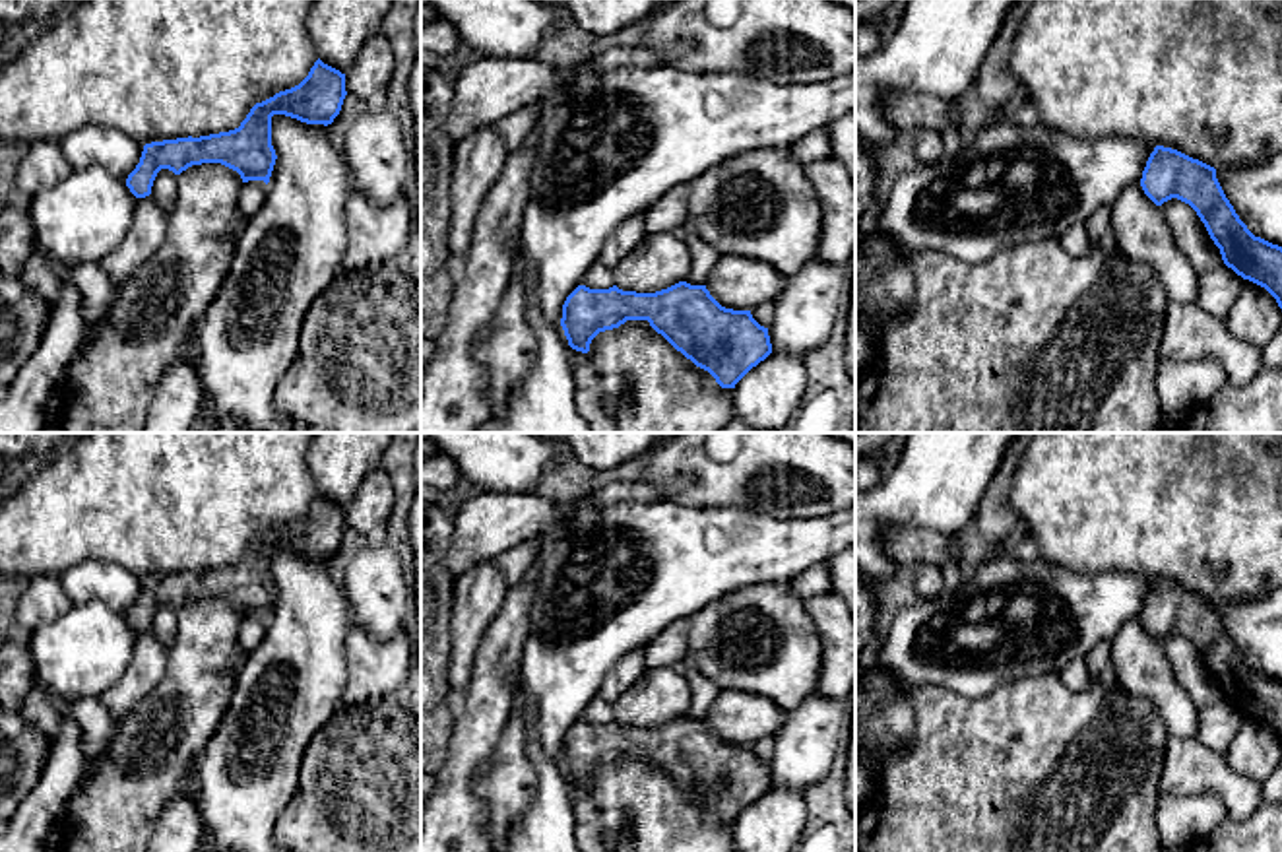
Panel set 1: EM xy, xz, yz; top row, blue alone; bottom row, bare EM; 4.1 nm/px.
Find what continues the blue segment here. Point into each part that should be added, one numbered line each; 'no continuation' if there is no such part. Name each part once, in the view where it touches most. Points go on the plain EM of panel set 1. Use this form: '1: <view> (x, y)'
no continuation

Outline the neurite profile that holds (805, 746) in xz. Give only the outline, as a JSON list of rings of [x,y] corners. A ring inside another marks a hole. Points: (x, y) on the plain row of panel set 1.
[[[809,695],[787,712],[774,734],[774,755],[768,763],[772,788],[805,792],[826,778],[842,745],[849,703]]]

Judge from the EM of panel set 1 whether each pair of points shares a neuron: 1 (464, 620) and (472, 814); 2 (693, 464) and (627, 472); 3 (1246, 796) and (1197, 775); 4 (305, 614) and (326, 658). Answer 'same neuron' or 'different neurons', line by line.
1: different neurons
2: different neurons
3: same neuron
4: same neuron

